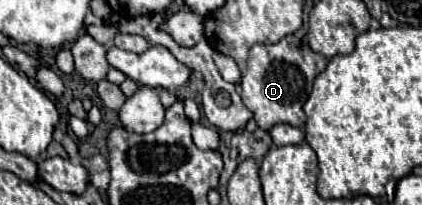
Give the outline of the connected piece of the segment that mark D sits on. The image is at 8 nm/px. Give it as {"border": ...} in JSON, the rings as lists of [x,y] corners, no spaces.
{"border":[[[285,36],[277,44],[257,44],[249,50],[247,70],[241,76],[241,98],[253,112],[253,118],[261,130],[269,130],[275,124],[291,124],[297,128],[305,126],[303,104],[311,94],[313,78],[325,70],[327,58],[313,52],[295,36]]]}

